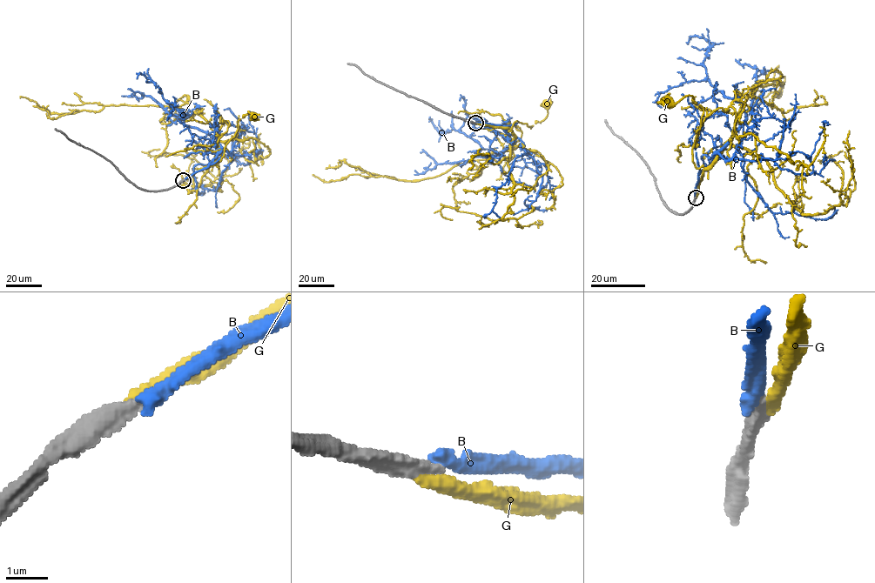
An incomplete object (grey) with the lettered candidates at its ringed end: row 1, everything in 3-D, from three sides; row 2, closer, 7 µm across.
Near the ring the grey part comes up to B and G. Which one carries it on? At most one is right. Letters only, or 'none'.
G

